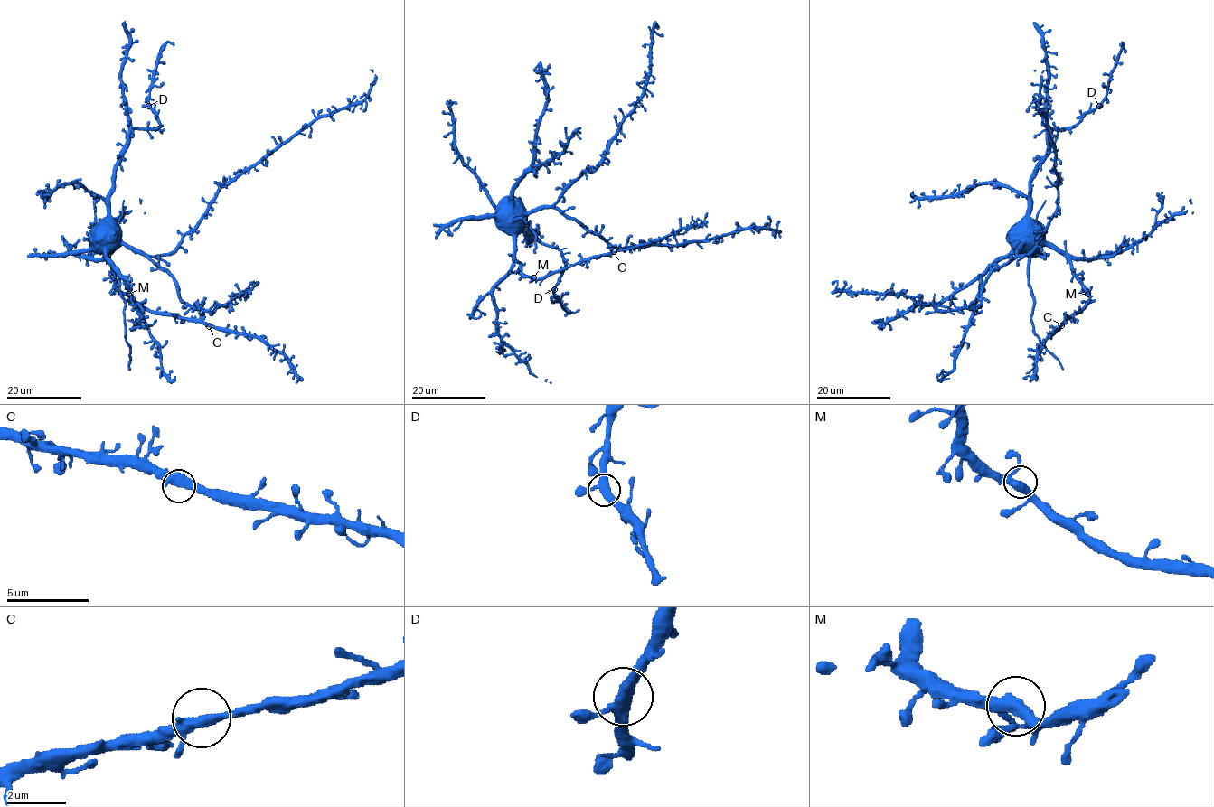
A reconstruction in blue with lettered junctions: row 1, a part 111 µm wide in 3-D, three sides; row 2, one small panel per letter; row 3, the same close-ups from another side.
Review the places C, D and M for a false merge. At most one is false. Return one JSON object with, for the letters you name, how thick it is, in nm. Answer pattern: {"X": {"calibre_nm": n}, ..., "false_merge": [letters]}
{"false_merge": []}

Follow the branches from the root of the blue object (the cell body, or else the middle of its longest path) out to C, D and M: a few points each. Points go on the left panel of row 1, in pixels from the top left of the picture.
C: (137, 250), (124, 245), (110, 246), (109, 262), (114, 284), (150, 310), (192, 318), (209, 326)
D: (137, 250), (120, 238), (110, 216), (109, 192), (127, 136), (135, 128), (159, 126), (149, 105)
M: (137, 250), (124, 245), (110, 246), (109, 262), (114, 284), (128, 294)

